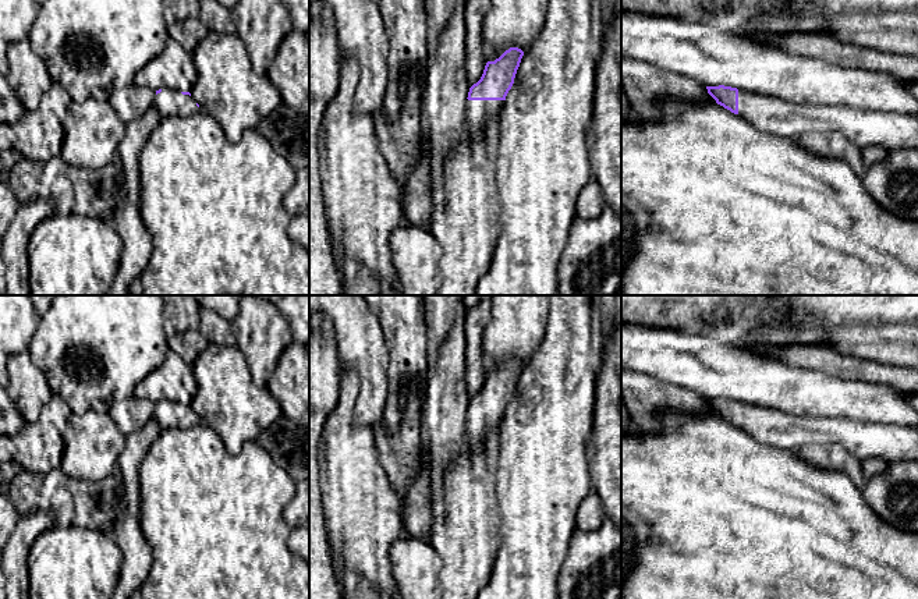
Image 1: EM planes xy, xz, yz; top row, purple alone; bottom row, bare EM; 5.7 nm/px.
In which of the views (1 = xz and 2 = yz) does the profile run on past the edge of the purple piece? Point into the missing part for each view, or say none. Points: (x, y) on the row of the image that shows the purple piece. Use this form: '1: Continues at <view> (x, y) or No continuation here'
1: Continues at xz (478, 113)
2: Continues at yz (786, 119)

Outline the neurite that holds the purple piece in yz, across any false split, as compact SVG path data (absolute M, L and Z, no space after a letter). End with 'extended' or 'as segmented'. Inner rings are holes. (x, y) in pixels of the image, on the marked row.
M706 86L717 104L761 131L798 139L811 131L840 132L861 149L879 145L887 150L918 149L918 117L861 110L839 104L795 103L731 86Z | extended

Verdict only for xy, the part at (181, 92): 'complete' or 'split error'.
split error

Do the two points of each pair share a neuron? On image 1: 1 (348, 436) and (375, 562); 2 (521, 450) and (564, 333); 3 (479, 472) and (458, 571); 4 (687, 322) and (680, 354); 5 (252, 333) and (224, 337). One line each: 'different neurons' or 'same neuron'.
1: same neuron
2: same neuron
3: same neuron
4: different neurons
5: different neurons

